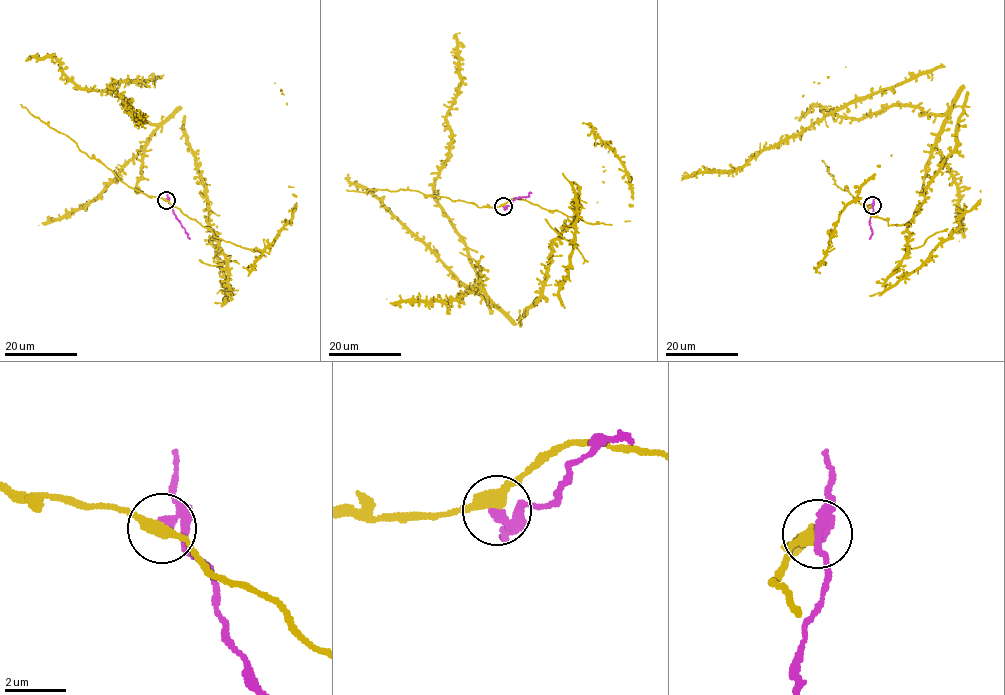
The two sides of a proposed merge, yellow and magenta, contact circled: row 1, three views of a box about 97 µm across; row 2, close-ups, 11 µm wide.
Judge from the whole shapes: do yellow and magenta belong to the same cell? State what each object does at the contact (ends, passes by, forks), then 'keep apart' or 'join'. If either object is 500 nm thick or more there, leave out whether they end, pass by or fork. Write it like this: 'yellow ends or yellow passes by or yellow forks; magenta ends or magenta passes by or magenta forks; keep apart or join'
yellow passes by; magenta passes by; keep apart

